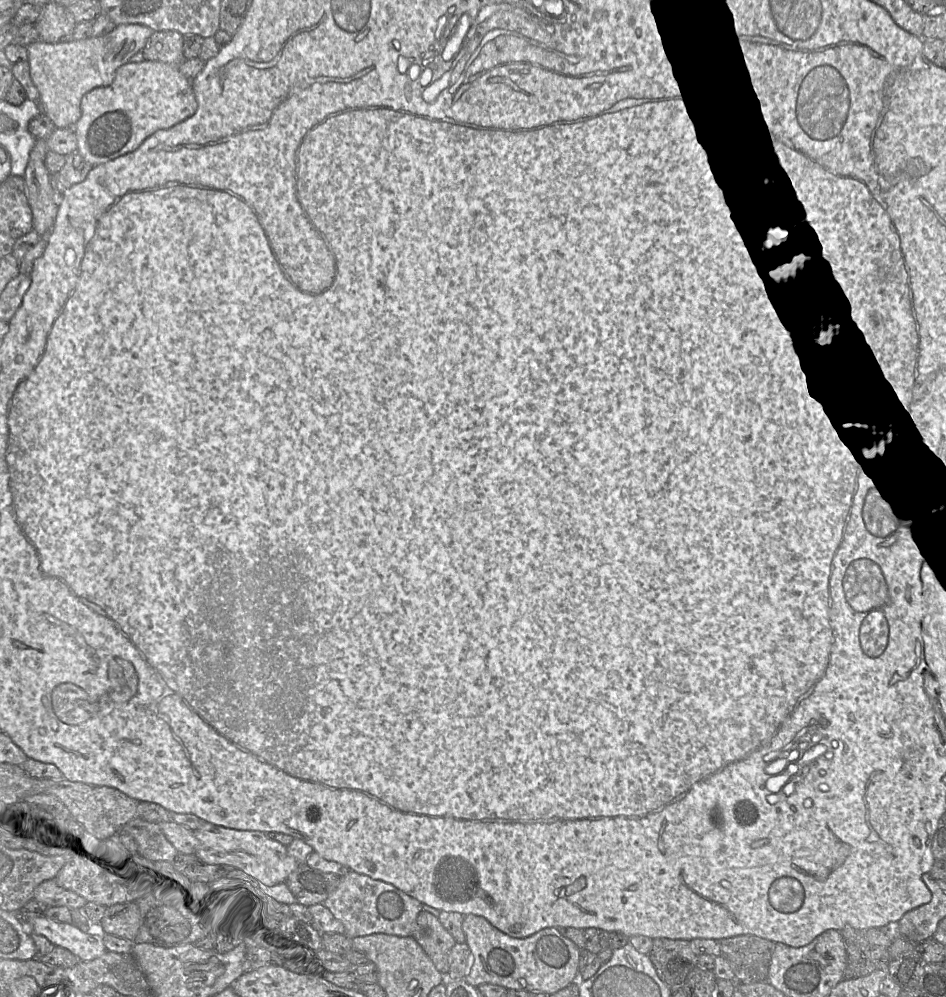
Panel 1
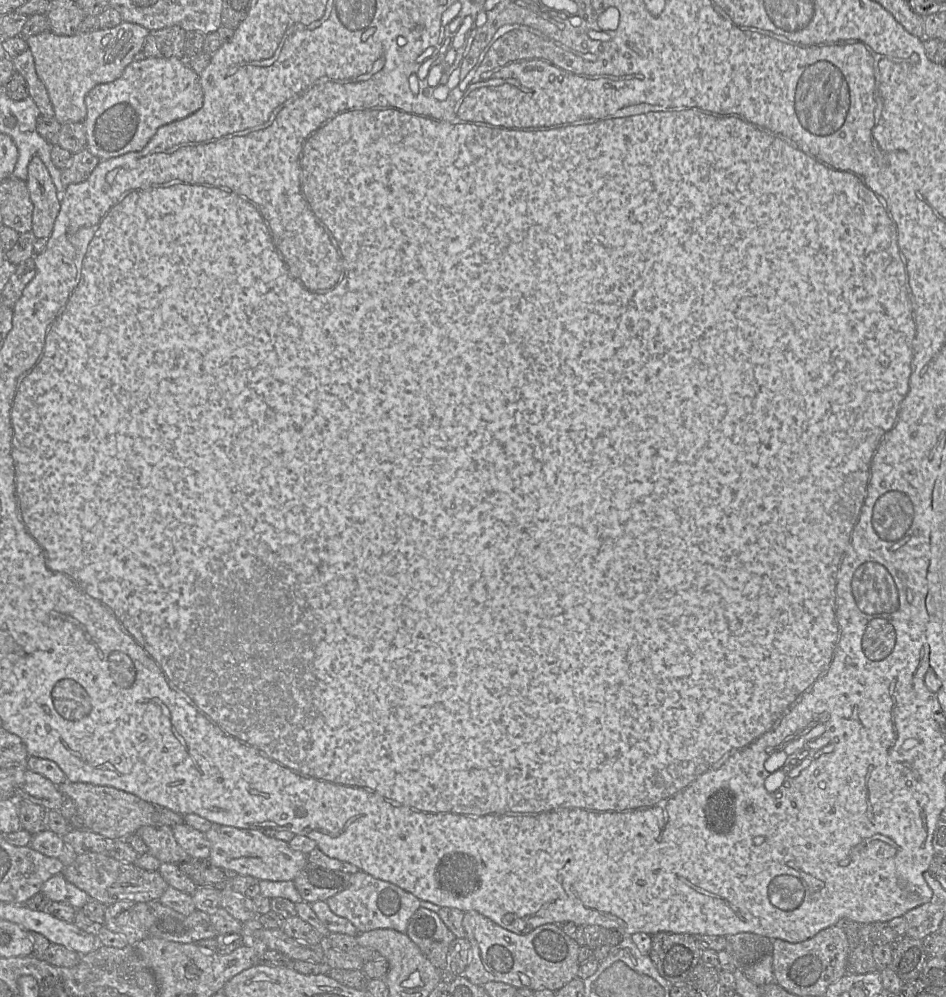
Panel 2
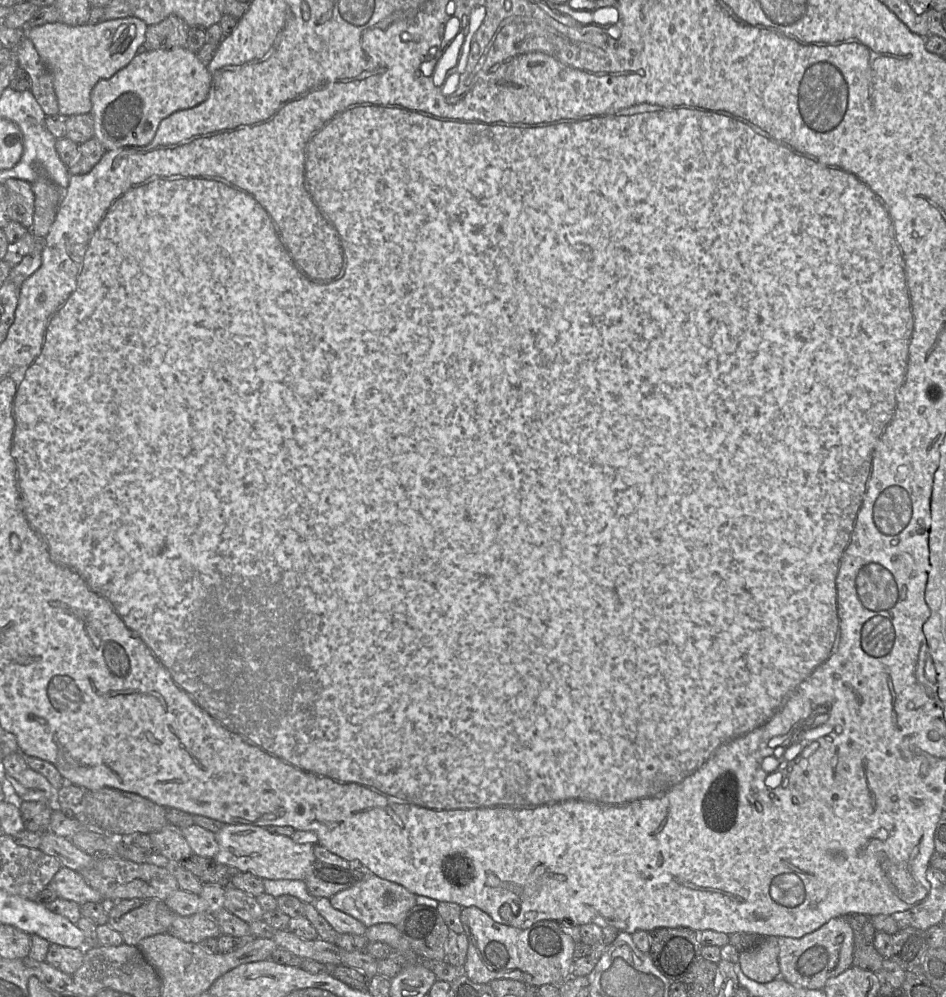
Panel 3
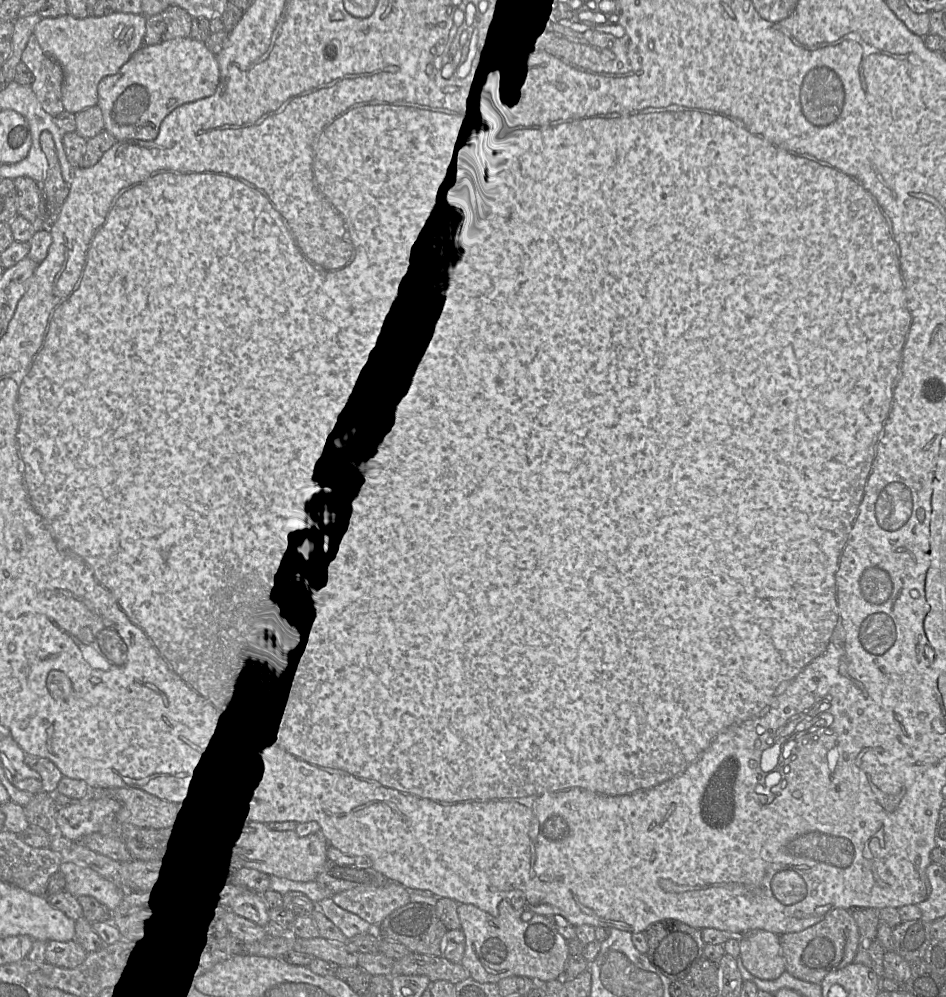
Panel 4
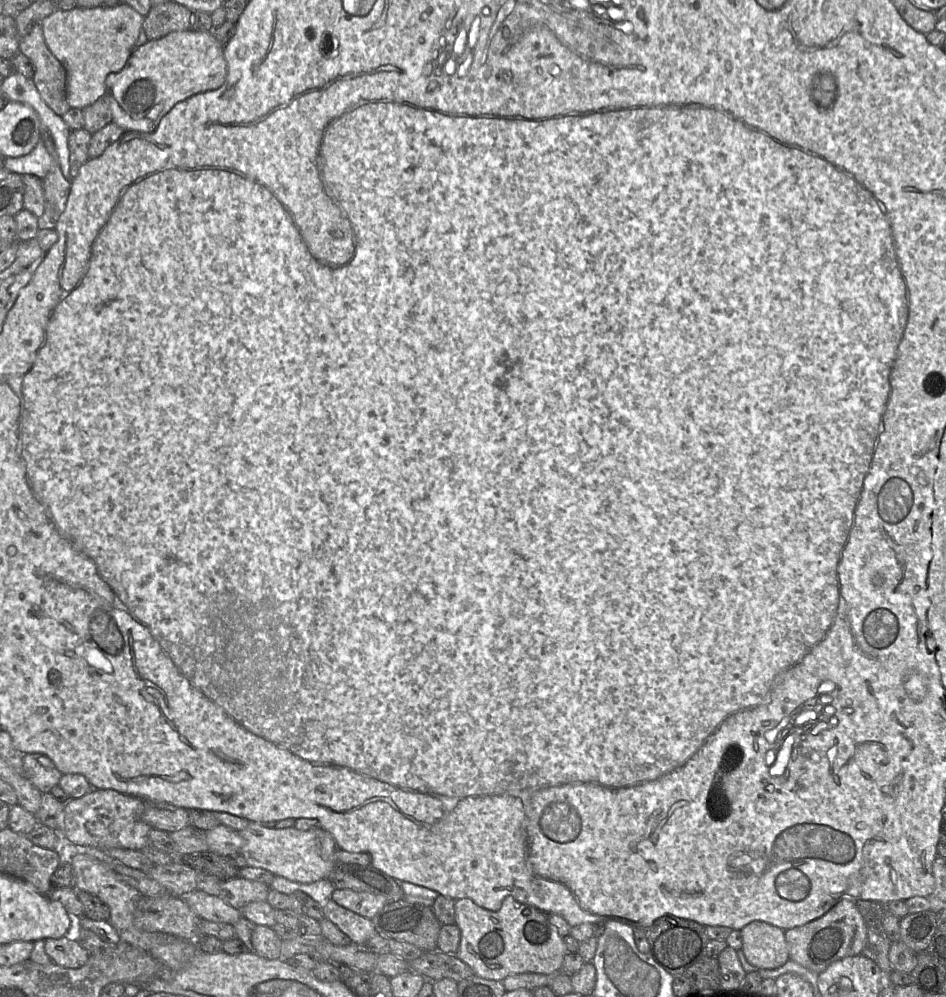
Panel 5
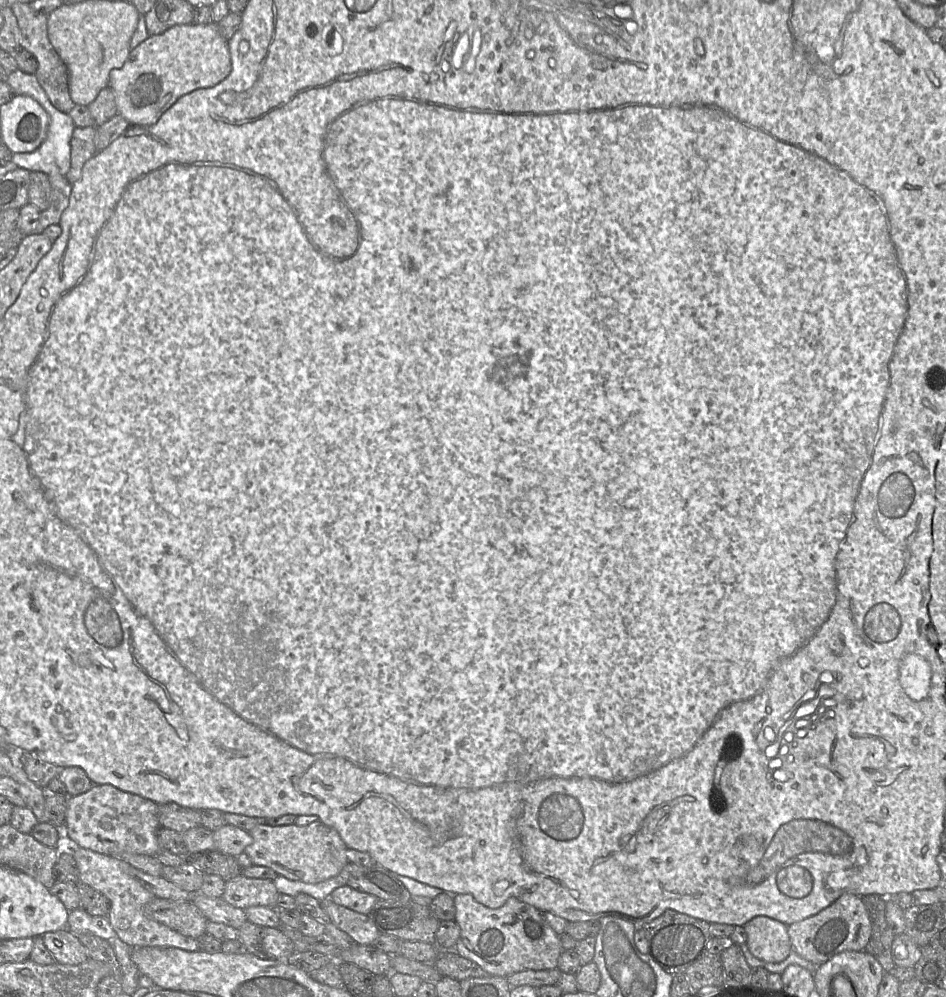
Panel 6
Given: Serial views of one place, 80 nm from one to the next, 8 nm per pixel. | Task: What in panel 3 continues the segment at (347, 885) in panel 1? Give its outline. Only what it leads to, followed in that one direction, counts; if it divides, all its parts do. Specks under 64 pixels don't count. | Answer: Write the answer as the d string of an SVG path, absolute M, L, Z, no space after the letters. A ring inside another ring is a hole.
M368 874L365 880L338 892L329 900L333 908L352 916L366 927L379 923L396 925L410 909L417 905L416 895L410 893L403 886L381 879L374 874Z

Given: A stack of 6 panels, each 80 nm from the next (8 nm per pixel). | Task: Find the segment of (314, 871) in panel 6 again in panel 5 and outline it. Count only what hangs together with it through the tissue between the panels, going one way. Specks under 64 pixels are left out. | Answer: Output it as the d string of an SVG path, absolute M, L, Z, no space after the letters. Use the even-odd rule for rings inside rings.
M249 822L247 827L236 831L243 839L240 854L250 867L263 868L274 876L307 884L325 879L336 861L337 844L333 836L321 827L309 830L296 828L269 828L264 823Z

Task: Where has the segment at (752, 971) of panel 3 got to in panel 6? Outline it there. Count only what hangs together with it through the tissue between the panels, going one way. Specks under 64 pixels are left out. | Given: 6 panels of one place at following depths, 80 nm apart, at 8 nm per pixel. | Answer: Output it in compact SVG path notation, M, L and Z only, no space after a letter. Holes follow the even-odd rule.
M756 916L743 927L749 951L762 961L779 963L792 951L788 926L778 920Z

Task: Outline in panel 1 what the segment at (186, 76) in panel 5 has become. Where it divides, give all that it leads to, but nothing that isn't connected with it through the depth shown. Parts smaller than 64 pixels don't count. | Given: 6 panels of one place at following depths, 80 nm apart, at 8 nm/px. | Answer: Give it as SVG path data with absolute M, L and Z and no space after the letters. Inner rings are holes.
M146 60L141 63L127 63L117 69L111 85L85 94L81 100L81 117L73 127L78 142L77 153L93 166L97 166L135 151L155 132L171 128L192 116L198 107L192 88L193 80L184 77L178 67Z

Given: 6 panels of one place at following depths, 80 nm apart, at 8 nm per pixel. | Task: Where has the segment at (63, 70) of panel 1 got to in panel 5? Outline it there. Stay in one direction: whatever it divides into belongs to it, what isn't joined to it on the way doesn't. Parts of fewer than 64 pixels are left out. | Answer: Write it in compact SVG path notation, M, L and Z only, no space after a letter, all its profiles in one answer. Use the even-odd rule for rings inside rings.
M121 2L113 7L56 9L41 20L45 42L67 72L66 99L70 108L84 109L106 94L106 77L121 71L127 63L144 17Z

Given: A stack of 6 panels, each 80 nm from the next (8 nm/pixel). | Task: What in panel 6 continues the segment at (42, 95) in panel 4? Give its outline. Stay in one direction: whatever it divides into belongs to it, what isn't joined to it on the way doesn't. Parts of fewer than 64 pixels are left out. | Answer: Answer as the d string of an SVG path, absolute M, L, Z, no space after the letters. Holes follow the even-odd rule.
M14 2L9 5L15 16L20 31L20 46L31 52L38 62L35 72L37 81L45 91L51 104L59 111L68 113L75 106L69 93L68 69L48 38L48 14L35 11L29 3Z

